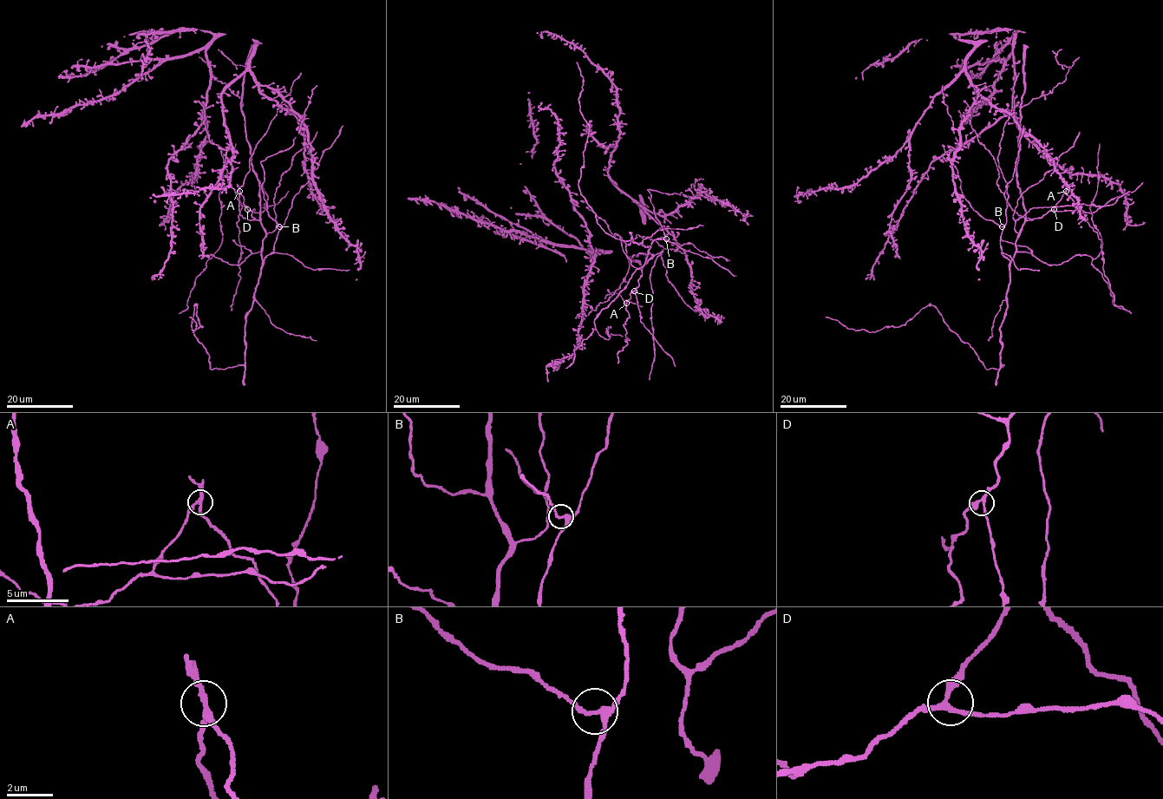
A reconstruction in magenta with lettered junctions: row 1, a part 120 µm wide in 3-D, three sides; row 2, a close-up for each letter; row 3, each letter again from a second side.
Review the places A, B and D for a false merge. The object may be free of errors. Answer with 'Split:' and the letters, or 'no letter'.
Split: A

